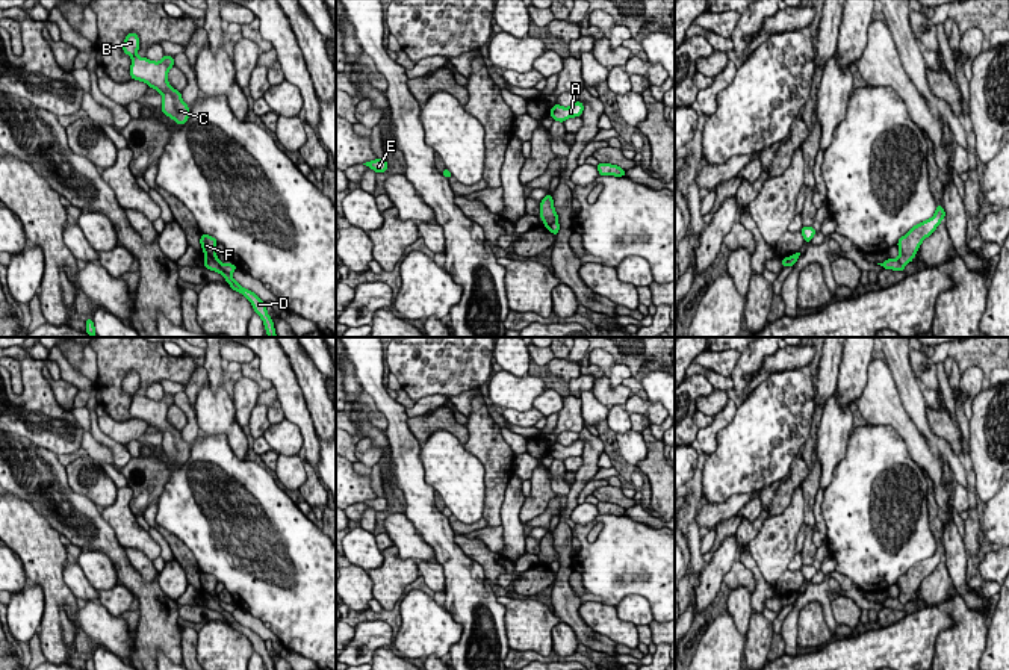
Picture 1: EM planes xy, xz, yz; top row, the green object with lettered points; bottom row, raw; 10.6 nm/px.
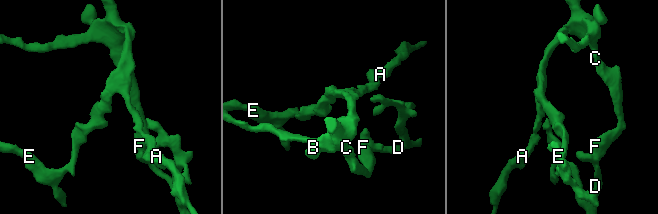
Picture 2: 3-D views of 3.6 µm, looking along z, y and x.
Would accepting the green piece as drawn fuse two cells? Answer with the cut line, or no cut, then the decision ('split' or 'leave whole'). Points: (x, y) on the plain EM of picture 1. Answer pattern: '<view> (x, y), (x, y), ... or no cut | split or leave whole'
xy (204, 596), (211, 596), (230, 614) | split

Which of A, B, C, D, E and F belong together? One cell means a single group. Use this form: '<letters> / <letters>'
A B C E F / D

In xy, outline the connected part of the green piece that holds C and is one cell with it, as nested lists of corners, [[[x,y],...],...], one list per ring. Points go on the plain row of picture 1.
[[[130,371],[123,381],[123,390],[132,396],[130,416],[160,431],[163,436],[162,451],[179,464],[183,464],[189,458],[189,445],[182,439],[182,431],[168,422],[168,410],[175,404],[174,396],[163,393],[160,401],[154,401],[147,396],[139,396],[136,393],[138,389],[139,375]]]

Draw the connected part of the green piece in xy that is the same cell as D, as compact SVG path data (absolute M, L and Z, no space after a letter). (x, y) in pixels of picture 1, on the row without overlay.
M204 597L204 602L203 602L207 608L210 610L215 610L215 611L219 611L225 620L230 623L230 626L239 632L242 632L244 635L248 637L248 640L251 641L253 644L253 649L262 656L263 659L263 664L265 664L265 670L275 670L274 667L274 661L271 658L271 655L268 653L266 650L266 644L265 644L265 640L262 640L254 631L251 631L250 628L245 628L242 626L239 622L234 620L234 617L224 611L221 606L219 606L219 602L216 602L215 599L212 597Z

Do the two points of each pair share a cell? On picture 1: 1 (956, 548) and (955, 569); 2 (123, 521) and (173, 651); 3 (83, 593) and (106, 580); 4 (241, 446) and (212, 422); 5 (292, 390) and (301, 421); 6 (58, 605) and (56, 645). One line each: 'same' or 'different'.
1: same
2: different
3: different
4: same
5: same
6: same

